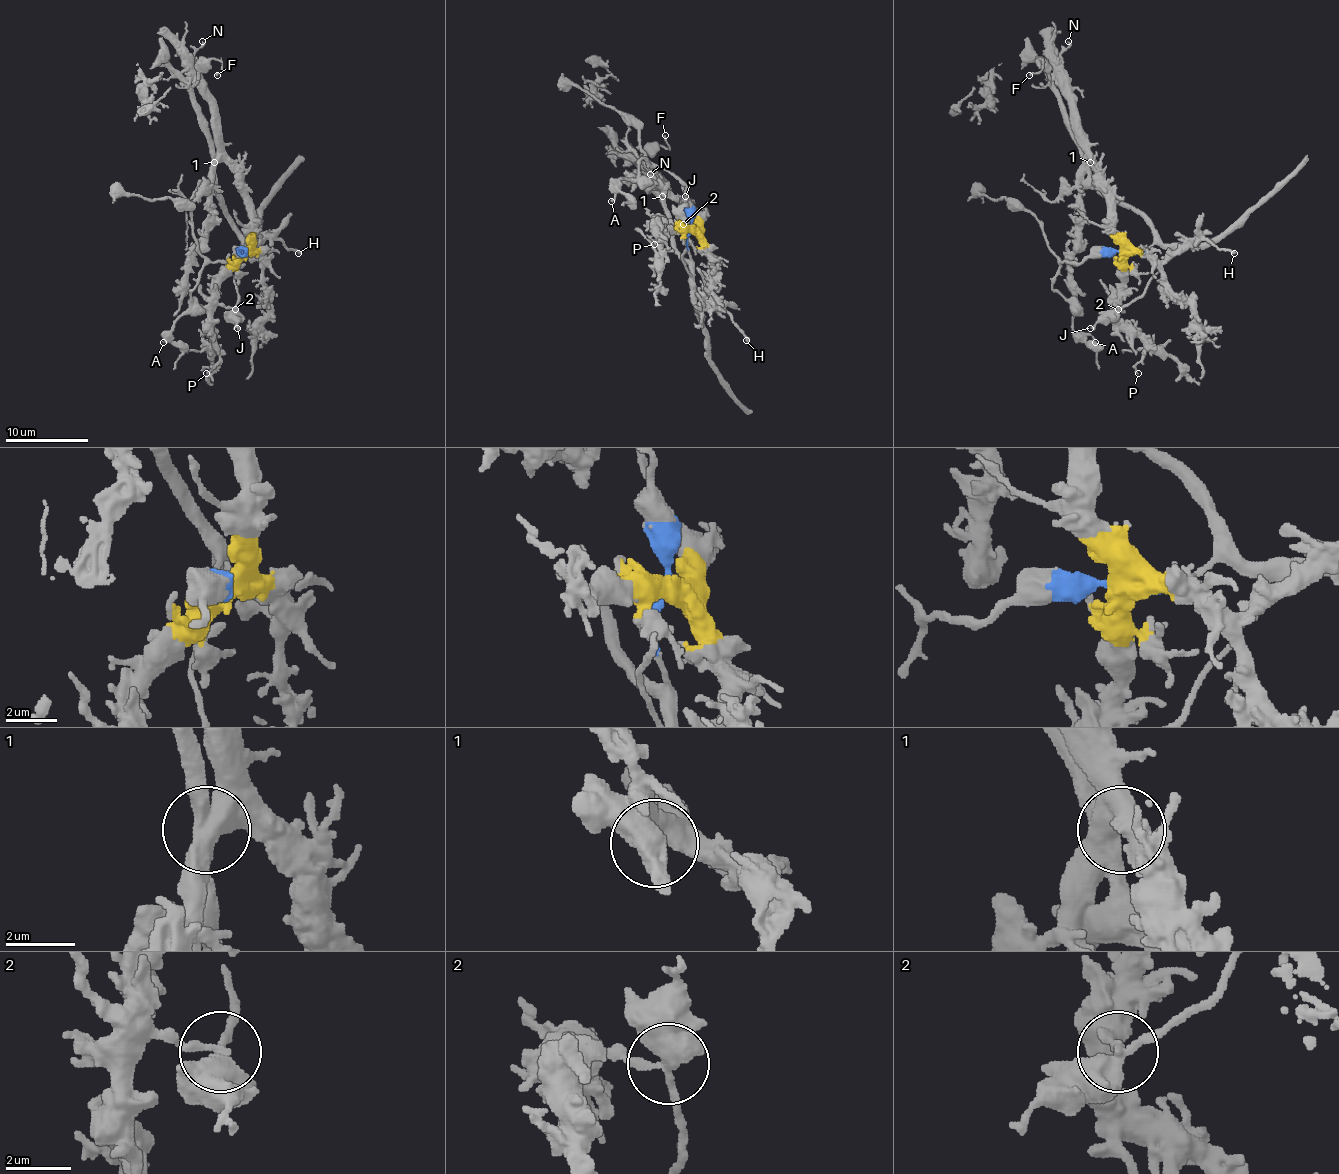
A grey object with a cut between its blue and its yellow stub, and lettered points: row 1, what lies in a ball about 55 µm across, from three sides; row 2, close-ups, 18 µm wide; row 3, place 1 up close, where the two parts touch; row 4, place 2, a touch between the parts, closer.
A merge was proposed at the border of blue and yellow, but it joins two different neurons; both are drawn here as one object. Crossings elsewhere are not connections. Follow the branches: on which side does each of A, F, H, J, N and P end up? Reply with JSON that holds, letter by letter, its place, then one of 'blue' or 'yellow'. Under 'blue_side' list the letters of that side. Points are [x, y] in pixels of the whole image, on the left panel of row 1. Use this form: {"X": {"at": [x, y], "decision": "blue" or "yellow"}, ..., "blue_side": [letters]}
{"A": {"at": [163, 342], "decision": "blue"}, "F": {"at": [217, 75], "decision": "blue"}, "H": {"at": [298, 253], "decision": "yellow"}, "J": {"at": [237, 328], "decision": "blue"}, "N": {"at": [202, 41], "decision": "yellow"}, "P": {"at": [206, 373], "decision": "yellow"}, "blue_side": ["A", "F", "J"]}

